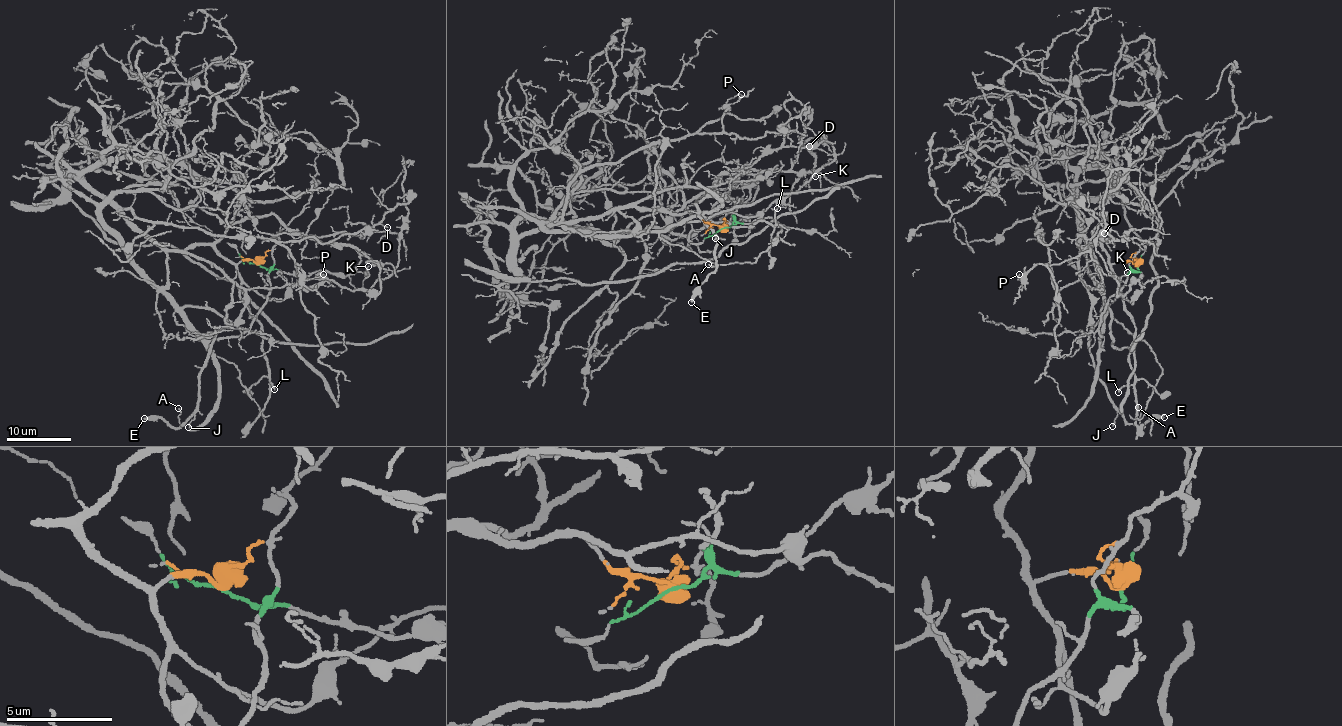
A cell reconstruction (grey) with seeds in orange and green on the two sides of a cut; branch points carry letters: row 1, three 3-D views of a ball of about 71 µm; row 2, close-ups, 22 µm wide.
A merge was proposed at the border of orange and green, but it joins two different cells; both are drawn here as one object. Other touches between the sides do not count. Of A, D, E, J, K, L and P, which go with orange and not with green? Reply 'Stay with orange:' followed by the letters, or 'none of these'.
Stay with orange: A, D, E, J, L, P

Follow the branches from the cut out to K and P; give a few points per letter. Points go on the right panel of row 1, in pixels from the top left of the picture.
K: (1137, 266), (1143, 275), (1131, 283), (1135, 283), (1121, 296), (1119, 282), (1127, 272)
P: (1137, 266), (1109, 263), (1097, 243), (1077, 246), (1078, 213), (1063, 203), (1035, 215), (1048, 263), (1019, 273)

